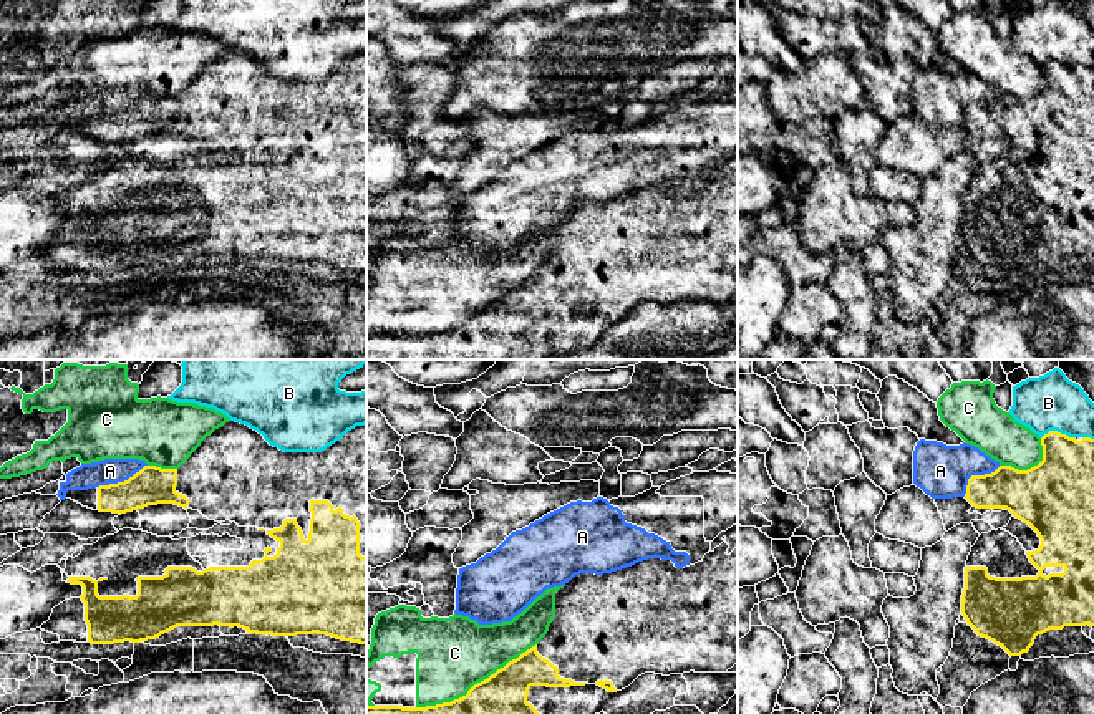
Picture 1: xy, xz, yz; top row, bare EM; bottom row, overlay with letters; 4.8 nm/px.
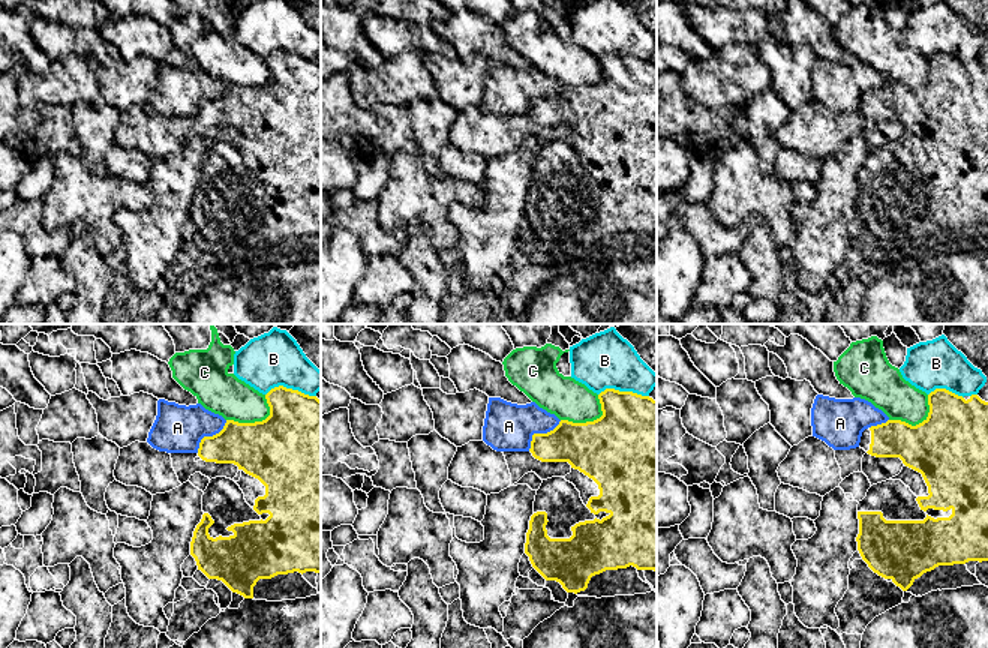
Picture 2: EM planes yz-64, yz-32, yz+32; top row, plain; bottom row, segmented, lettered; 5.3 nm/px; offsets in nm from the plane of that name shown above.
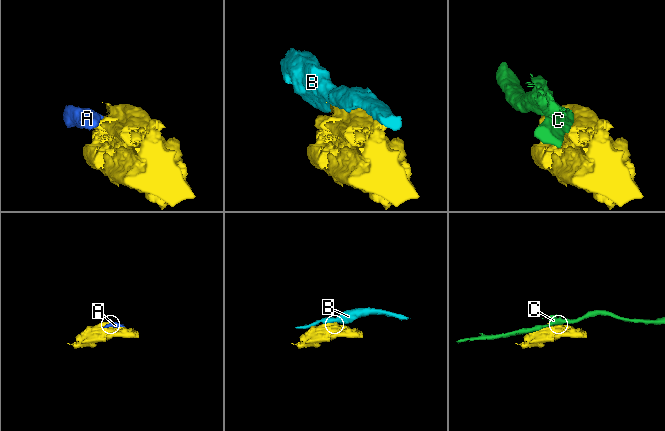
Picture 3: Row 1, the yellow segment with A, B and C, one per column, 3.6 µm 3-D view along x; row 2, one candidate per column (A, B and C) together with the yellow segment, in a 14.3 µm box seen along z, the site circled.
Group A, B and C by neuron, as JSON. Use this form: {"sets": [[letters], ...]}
{"sets": [["A"], ["B"], ["C"]]}

